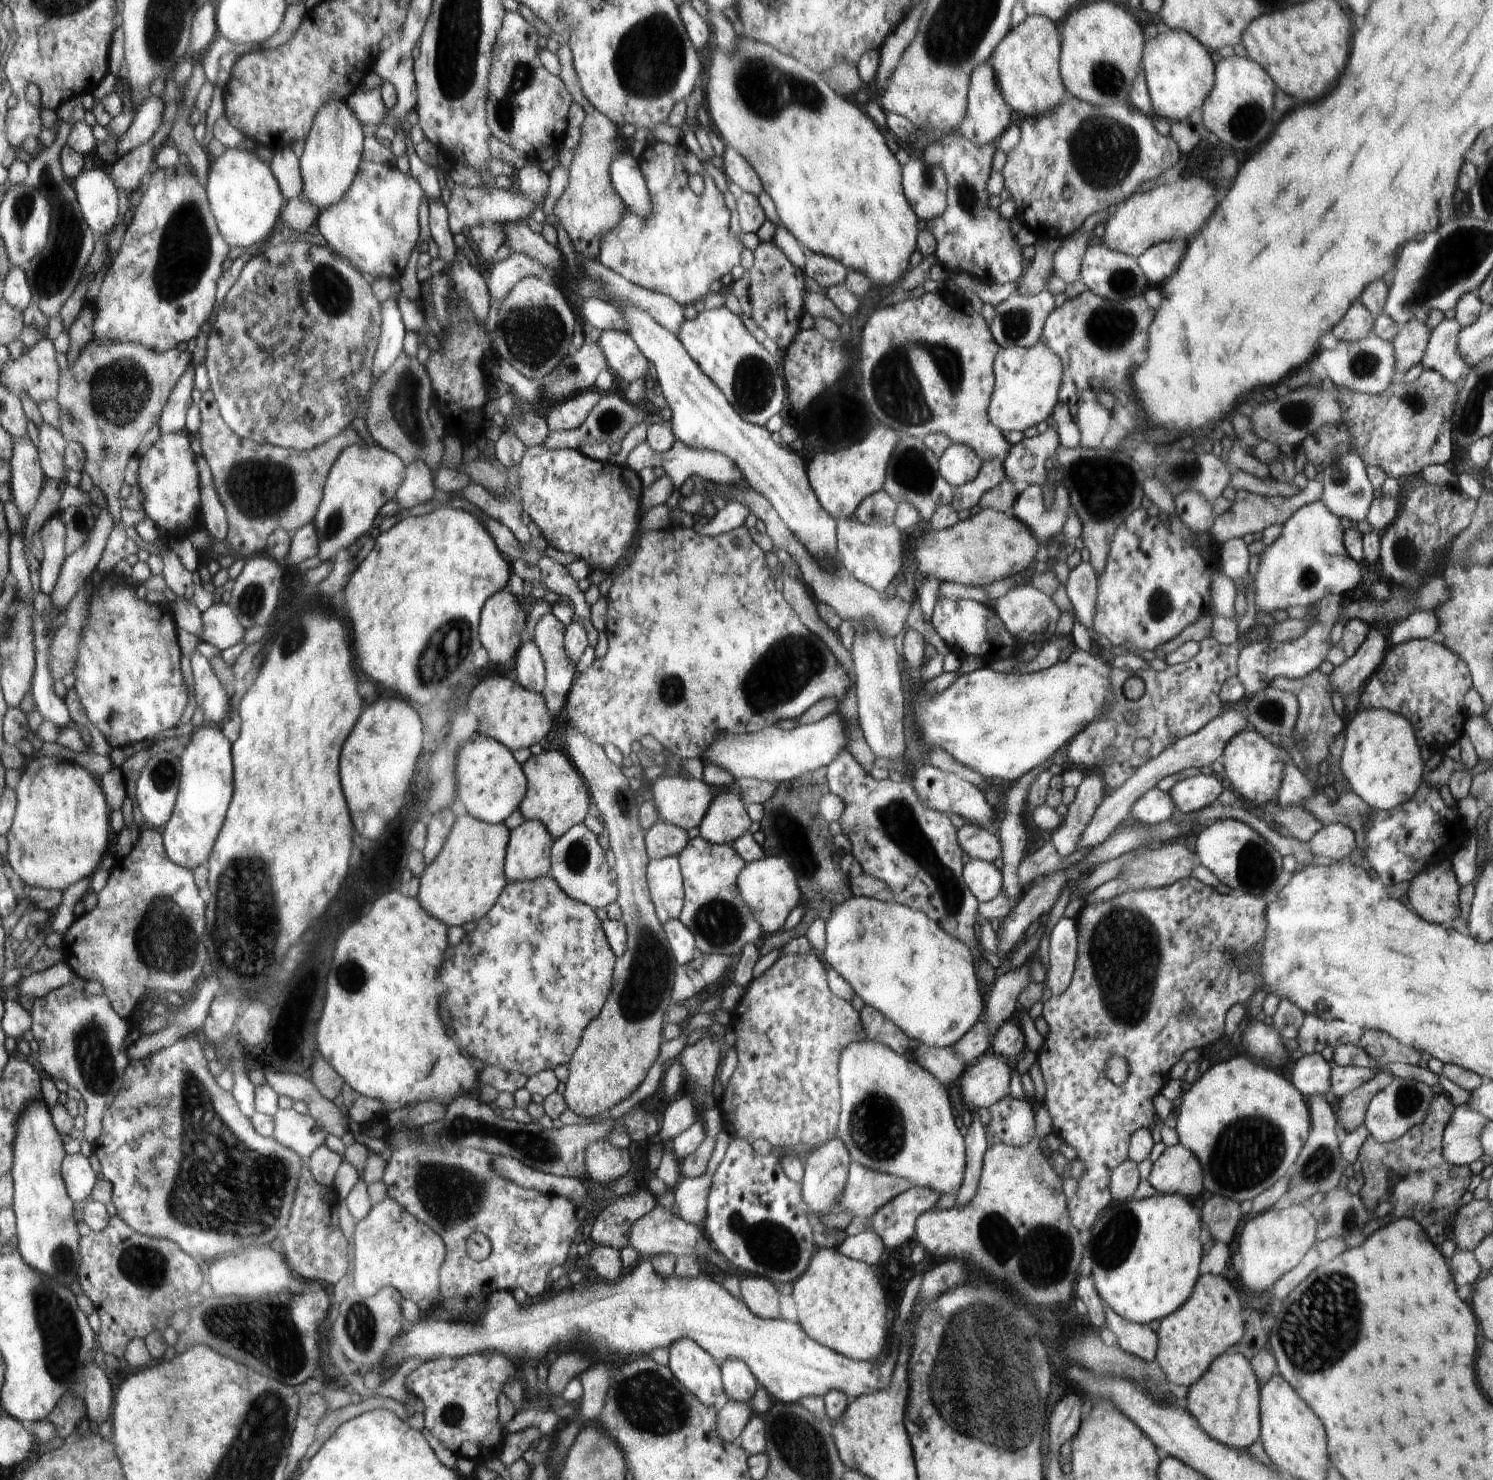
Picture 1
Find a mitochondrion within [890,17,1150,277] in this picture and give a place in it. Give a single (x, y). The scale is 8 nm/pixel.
(1106, 151)

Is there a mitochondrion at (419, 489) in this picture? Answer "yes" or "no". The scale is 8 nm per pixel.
no

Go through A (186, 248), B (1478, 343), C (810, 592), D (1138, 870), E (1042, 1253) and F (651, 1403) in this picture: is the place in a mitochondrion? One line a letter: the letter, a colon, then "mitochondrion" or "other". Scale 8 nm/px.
A: mitochondrion
B: mitochondrion
C: other
D: mitochondrion
E: mitochondrion
F: mitochondrion

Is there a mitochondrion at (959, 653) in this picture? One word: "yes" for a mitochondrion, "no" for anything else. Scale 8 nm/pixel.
no

